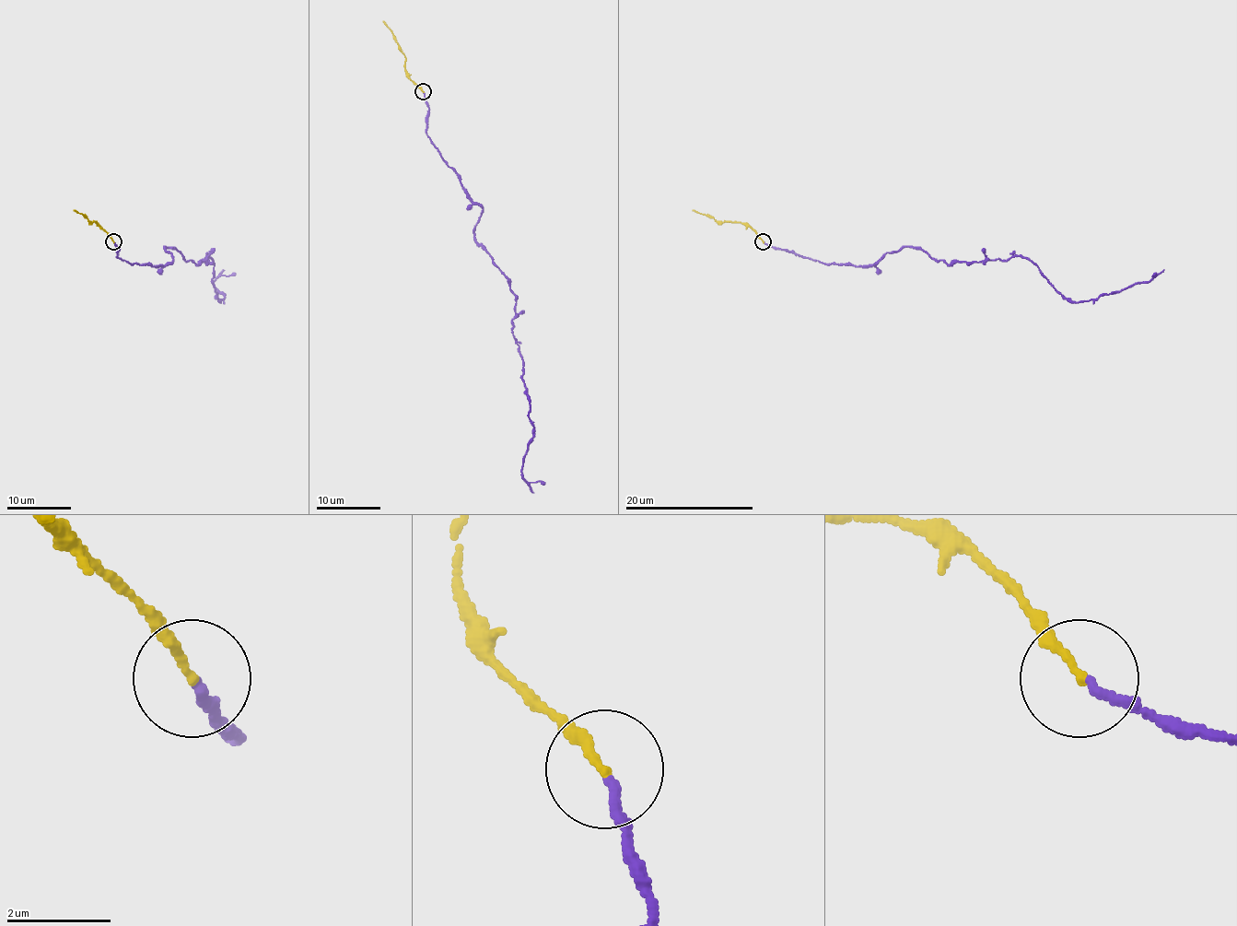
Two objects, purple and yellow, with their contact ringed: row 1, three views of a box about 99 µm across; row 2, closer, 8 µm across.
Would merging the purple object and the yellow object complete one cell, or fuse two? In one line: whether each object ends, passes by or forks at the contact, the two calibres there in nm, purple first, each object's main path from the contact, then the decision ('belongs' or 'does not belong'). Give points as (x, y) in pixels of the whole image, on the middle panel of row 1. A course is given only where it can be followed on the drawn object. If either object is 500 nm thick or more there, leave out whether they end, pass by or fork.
purple ends there; yellow ends there; 170 nm thick on the purple side, 160 nm on the other; purple runs (423, 92), (425, 134), (482, 209), (475, 241), (516, 297), (512, 335), (533, 427), (522, 475), (544, 485); yellow runs (423, 92), (410, 77), (405, 67), (405, 55), (382, 21); belongs

